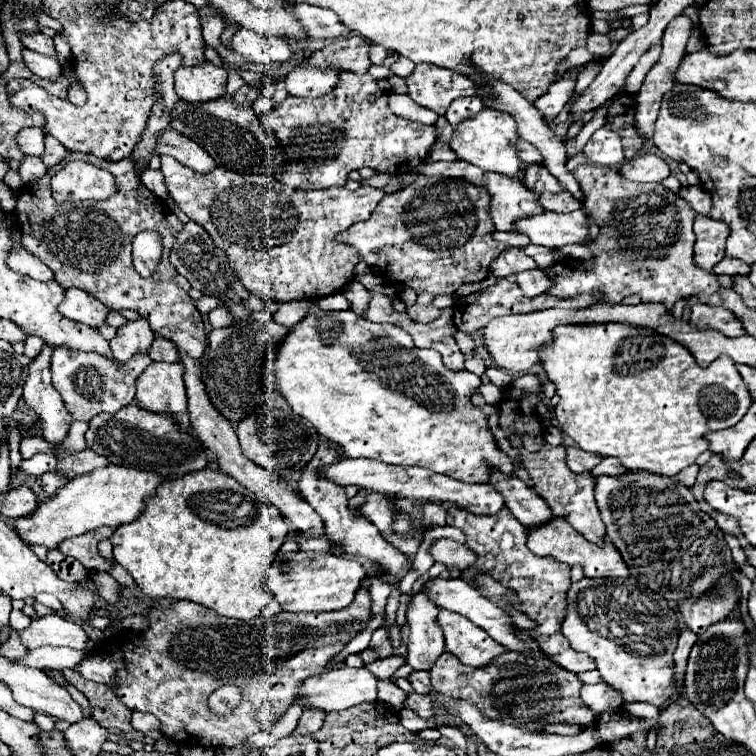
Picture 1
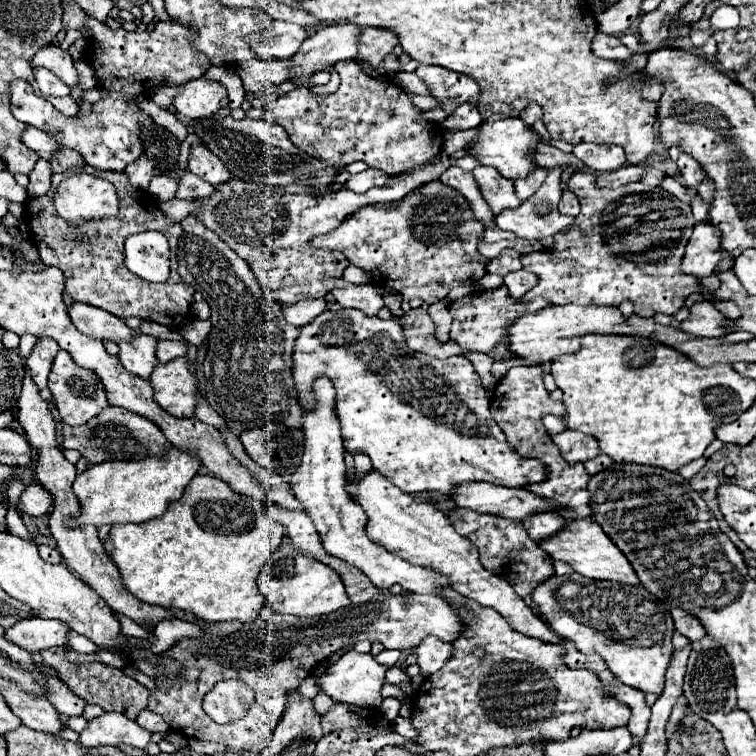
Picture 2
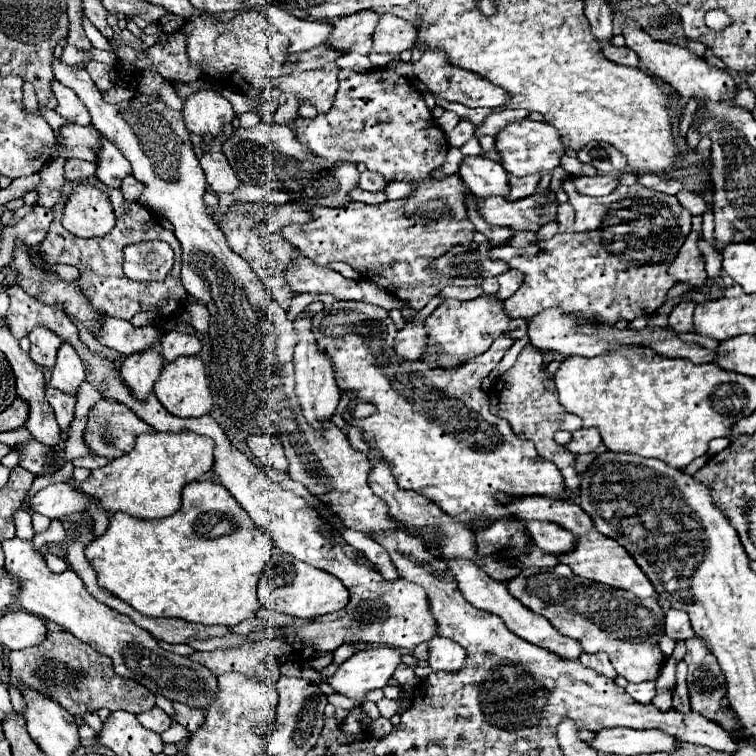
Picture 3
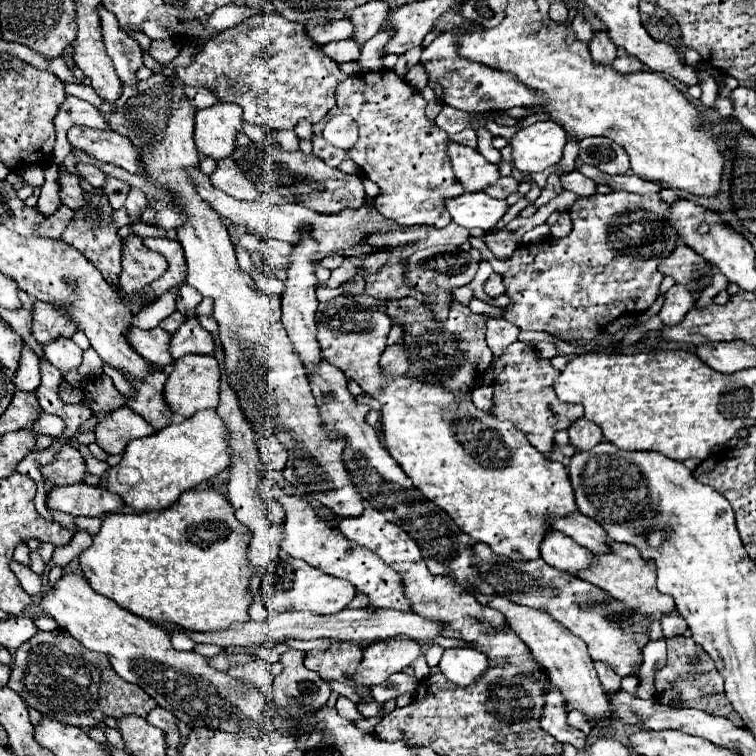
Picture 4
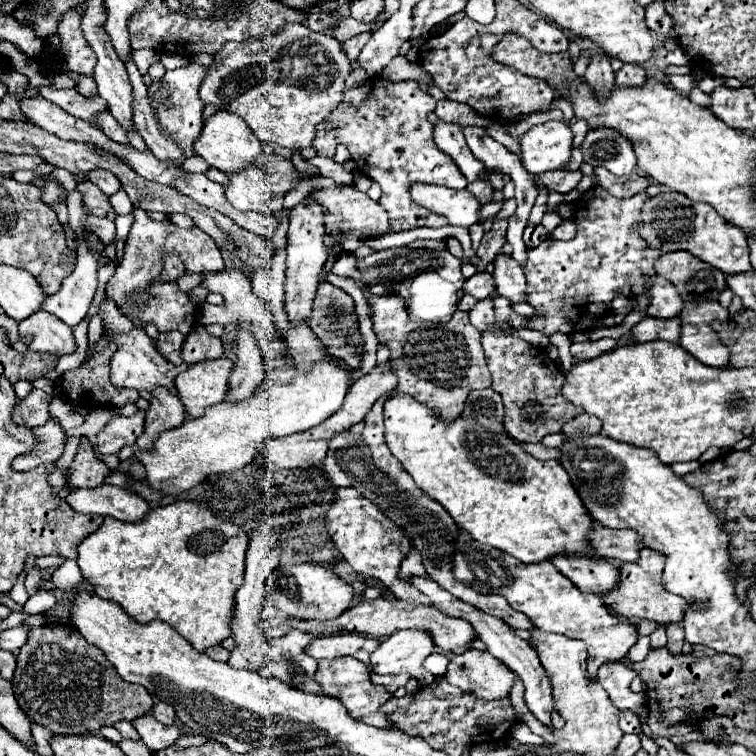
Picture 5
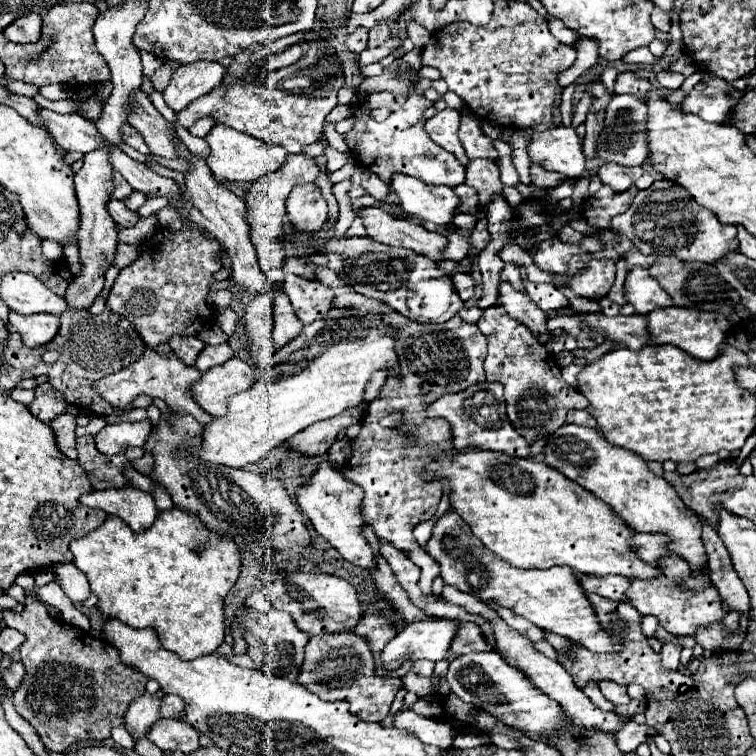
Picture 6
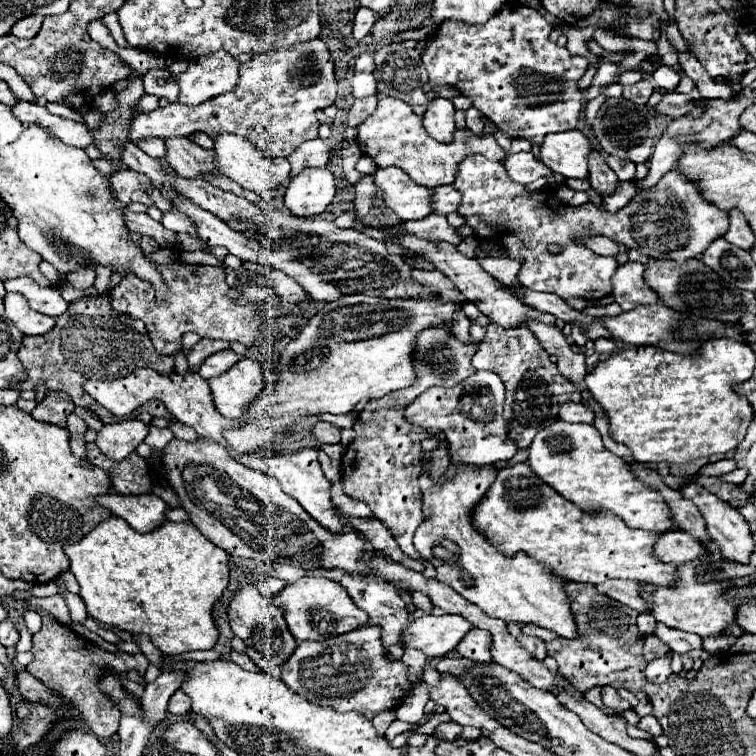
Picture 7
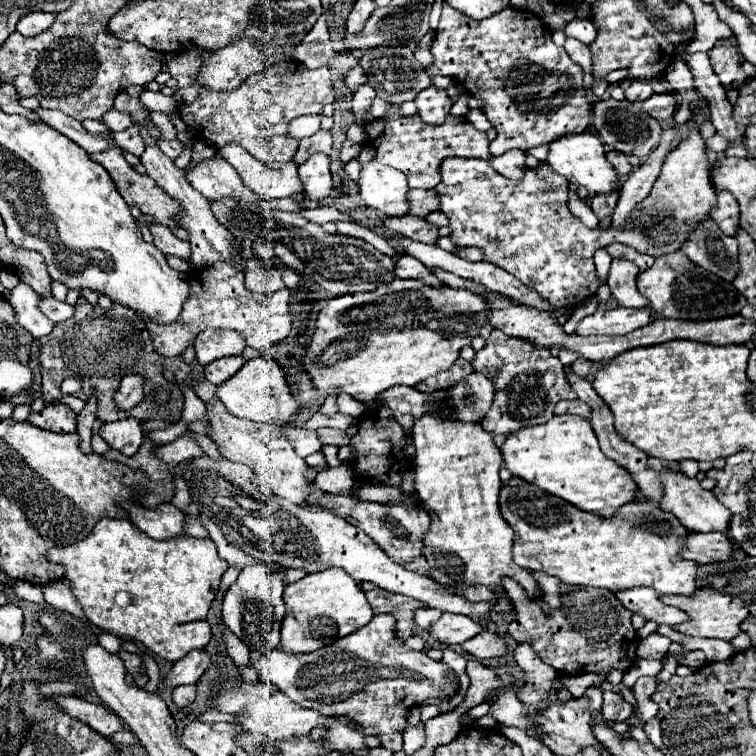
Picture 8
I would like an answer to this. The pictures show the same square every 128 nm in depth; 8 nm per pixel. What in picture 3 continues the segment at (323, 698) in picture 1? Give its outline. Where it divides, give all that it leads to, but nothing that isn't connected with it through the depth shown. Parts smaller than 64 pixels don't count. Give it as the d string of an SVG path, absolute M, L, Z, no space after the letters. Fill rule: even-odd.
M370 646L342 662L334 676L330 676L330 686L348 696L354 706L360 706L364 694L368 690L384 688L400 664L400 650L392 646ZM381 699L376 703L380 715L387 719L390 719L396 713L401 712L400 702L389 699Z

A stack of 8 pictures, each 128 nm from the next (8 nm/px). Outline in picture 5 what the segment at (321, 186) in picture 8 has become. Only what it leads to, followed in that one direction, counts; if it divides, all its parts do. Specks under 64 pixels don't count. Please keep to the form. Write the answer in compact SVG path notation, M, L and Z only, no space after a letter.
M304 198L290 212L288 228L288 260L286 260L286 314L288 320L308 320L312 312L312 296L316 296L322 264L328 254L324 248L324 210L314 198Z

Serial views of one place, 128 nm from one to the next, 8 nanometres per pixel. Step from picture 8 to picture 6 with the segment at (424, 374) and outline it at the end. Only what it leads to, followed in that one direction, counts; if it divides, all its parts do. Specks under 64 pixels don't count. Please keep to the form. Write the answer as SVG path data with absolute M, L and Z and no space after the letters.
M384 314L314 320L304 326L300 336L274 352L274 366L252 388L228 400L228 416L204 426L204 440L196 454L216 464L244 468L264 458L302 428L358 406L374 372L386 370L400 376L394 342L394 332L384 324Z

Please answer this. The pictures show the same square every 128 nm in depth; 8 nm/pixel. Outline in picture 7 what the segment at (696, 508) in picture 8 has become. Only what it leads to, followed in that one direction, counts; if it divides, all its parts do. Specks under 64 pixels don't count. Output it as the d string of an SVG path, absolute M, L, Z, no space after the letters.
M690 482L684 484L684 486L680 488L680 494L682 494L684 498L688 498L690 502L694 502L694 506L700 510L700 514L702 514L704 520L706 520L706 530L708 530L712 542L720 548L722 556L724 556L726 560L734 560L734 562L740 562L740 564L748 564L750 554L754 552L754 542L752 542L752 536L750 536L748 522L742 518L742 514L740 514L736 508L732 508L728 502L720 500L718 496L710 494L704 486L694 484L694 482L692 482L692 484L690 484Z

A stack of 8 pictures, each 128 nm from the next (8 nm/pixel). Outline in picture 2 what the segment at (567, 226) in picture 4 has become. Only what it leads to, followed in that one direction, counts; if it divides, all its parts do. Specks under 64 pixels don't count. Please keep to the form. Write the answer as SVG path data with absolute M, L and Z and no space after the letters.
M568 186L562 188L562 200L558 204L558 210L566 216L572 216L576 218L580 214L580 204L578 204L578 198L568 190Z

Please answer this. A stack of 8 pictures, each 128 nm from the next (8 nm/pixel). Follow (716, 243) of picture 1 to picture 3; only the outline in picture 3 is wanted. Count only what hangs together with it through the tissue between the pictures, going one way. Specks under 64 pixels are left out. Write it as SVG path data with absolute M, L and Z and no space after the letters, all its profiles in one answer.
M690 232L686 242L682 244L678 256L668 268L668 274L676 278L678 282L686 282L692 286L704 286L708 282L706 270L704 270L704 258L696 246L696 232Z

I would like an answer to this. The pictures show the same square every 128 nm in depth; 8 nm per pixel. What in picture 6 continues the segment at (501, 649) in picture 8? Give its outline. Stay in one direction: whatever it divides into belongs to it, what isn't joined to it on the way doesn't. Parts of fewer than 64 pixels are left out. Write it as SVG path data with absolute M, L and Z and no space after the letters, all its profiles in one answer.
M460 622L460 632L456 632L456 640L450 648L454 654L470 654L470 652L490 652L490 644L482 634L480 626L474 622Z

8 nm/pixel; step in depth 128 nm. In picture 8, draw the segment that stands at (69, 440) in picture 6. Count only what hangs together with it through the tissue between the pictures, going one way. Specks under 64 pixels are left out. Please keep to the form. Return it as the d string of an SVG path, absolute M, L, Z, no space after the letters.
M92 390L92 394L90 394L90 398L88 398L88 404L86 404L84 410L78 414L78 434L80 434L80 438L82 438L82 442L80 442L82 452L92 452L92 444L90 444L90 440L92 440L92 424L98 420L98 416L96 416L98 398L96 398L94 392L96 392L96 390Z

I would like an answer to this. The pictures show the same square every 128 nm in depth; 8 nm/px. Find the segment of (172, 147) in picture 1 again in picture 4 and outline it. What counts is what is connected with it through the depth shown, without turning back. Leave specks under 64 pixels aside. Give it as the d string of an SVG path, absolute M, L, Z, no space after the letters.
M224 158L218 162L218 168L210 174L210 180L216 188L226 192L228 196L244 202L256 202L260 198L260 192L256 186L244 176L242 168L232 160Z

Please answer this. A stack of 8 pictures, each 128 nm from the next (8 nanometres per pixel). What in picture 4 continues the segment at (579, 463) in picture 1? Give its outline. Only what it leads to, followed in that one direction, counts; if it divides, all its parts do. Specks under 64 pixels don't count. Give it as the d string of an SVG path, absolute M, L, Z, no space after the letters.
M578 418L570 428L568 428L568 434L570 434L570 444L574 444L576 448L580 450L590 450L594 448L598 442L604 440L604 434L600 430L598 424L592 424L590 420L586 418Z

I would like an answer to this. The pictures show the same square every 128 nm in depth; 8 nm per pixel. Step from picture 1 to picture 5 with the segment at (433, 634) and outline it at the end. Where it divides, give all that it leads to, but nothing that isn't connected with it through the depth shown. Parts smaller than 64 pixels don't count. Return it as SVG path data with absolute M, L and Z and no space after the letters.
M476 648L452 656L444 678L462 692L484 700L506 698L514 686L514 672L490 652Z

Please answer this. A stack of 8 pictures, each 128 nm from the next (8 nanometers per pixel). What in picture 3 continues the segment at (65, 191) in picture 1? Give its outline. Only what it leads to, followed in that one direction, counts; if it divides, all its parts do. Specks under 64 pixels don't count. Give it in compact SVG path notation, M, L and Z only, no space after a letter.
M78 184L64 208L64 228L74 236L94 238L106 234L114 224L116 216L108 194L94 186Z

